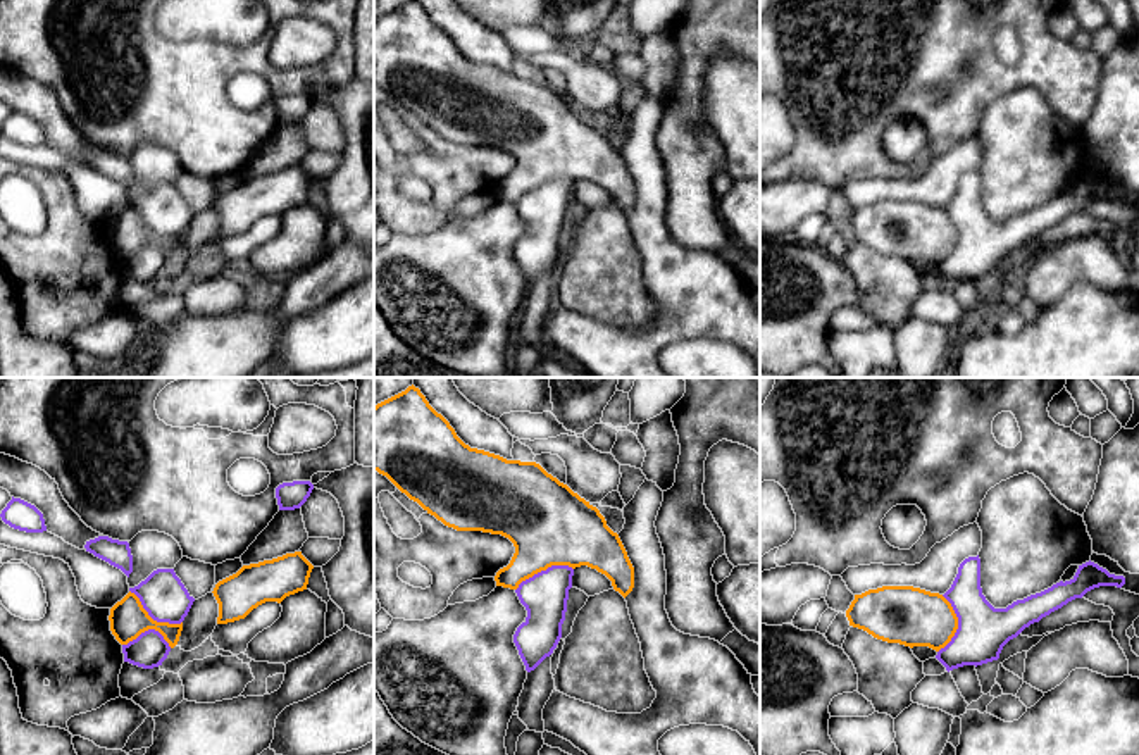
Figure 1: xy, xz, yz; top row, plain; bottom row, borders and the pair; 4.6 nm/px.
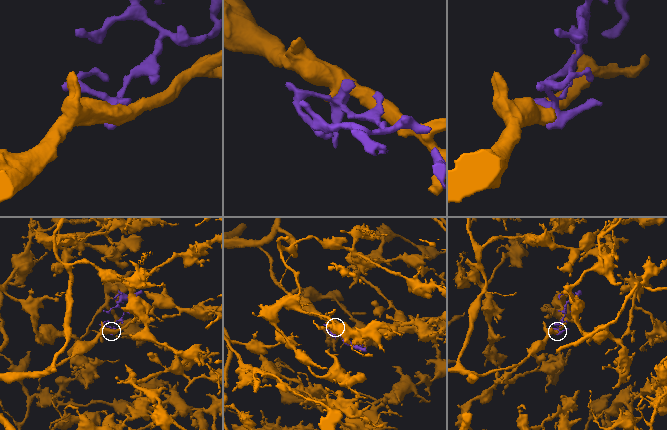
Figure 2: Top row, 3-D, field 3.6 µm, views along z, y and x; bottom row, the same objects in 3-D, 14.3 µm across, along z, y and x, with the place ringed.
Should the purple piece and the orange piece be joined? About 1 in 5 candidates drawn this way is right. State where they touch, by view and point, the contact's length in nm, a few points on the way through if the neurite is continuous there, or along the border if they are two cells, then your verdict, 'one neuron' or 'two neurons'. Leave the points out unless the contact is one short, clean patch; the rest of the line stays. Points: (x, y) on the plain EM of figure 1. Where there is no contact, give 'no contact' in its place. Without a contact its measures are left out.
contact xy (154, 233); length 300 nm; two neurons

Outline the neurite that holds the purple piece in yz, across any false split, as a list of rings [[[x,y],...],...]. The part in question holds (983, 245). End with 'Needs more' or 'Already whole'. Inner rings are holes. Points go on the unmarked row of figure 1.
[[[968,171],[960,181],[951,202],[943,209],[958,231],[958,243],[936,272],[953,284],[963,279],[982,279],[999,272],[1003,260],[1025,241],[1061,222],[1099,200],[1125,198],[1123,190],[1110,188],[1094,176],[1079,179],[1070,195],[1017,214],[1006,222],[994,222],[980,202],[980,172]]]. Already whole

